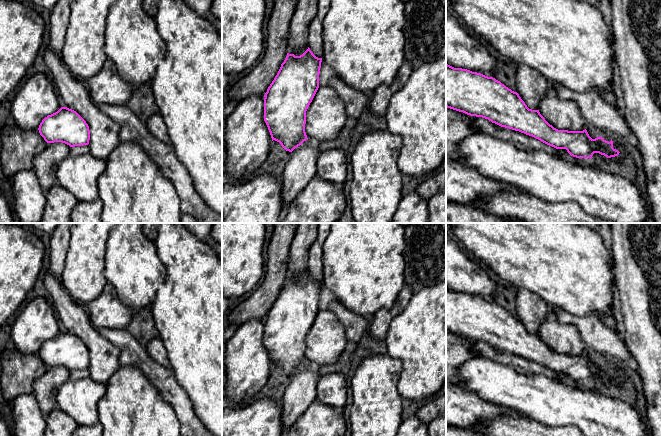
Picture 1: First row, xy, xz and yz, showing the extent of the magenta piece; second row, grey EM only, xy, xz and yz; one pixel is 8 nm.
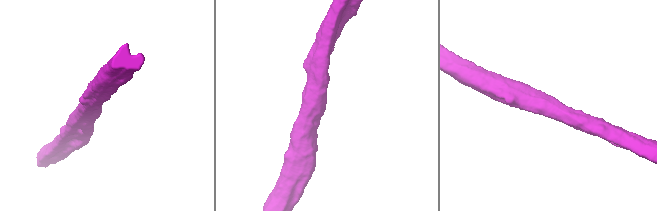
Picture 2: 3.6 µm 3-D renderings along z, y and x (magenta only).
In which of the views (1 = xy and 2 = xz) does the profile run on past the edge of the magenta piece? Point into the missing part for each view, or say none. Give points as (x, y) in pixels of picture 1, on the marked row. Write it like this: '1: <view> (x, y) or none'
1: none
2: none

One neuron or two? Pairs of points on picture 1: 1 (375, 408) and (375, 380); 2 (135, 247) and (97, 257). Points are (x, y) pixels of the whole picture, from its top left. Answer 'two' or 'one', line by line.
1: one
2: two

